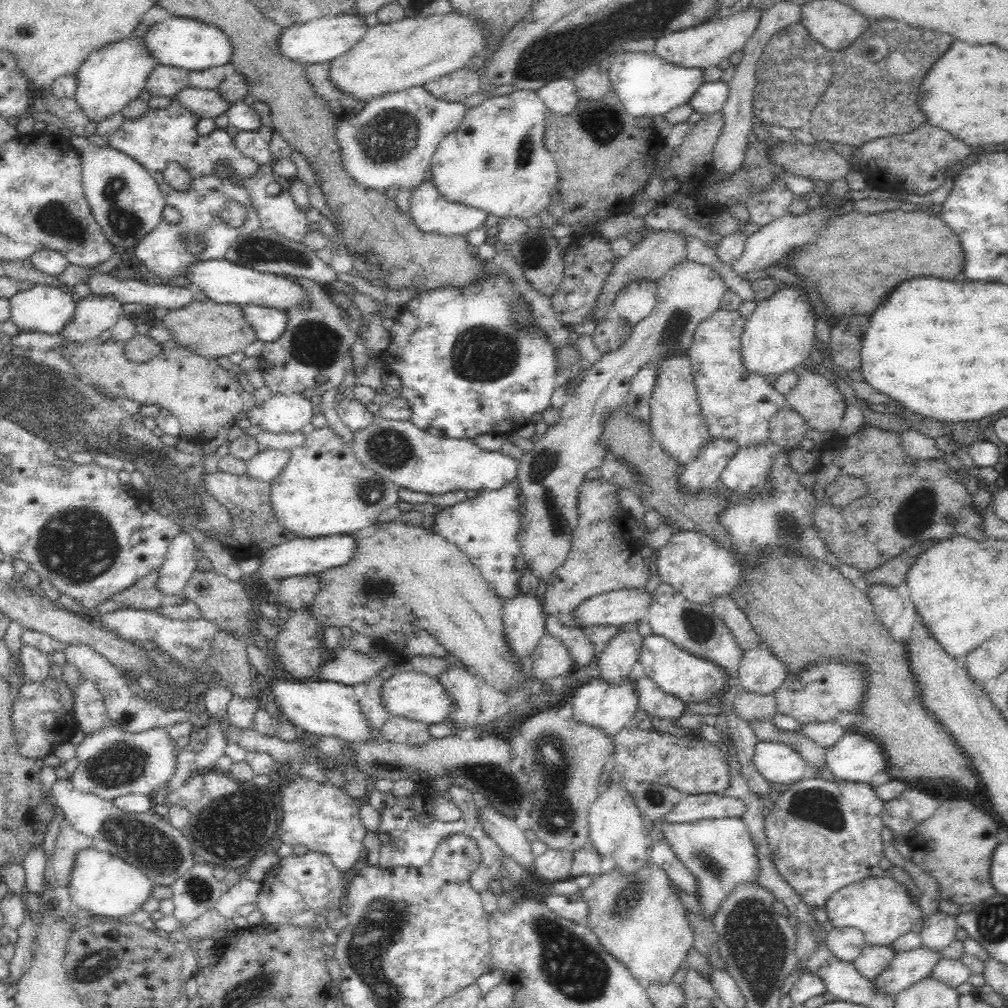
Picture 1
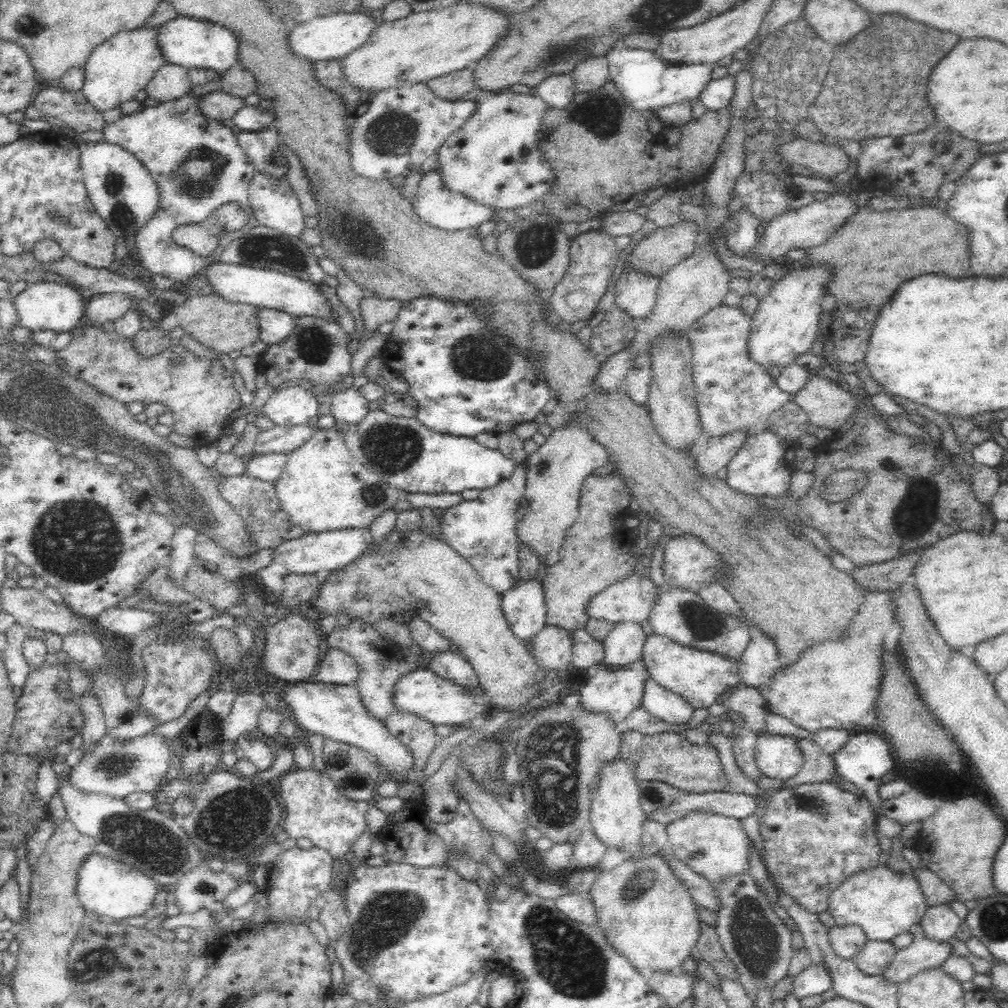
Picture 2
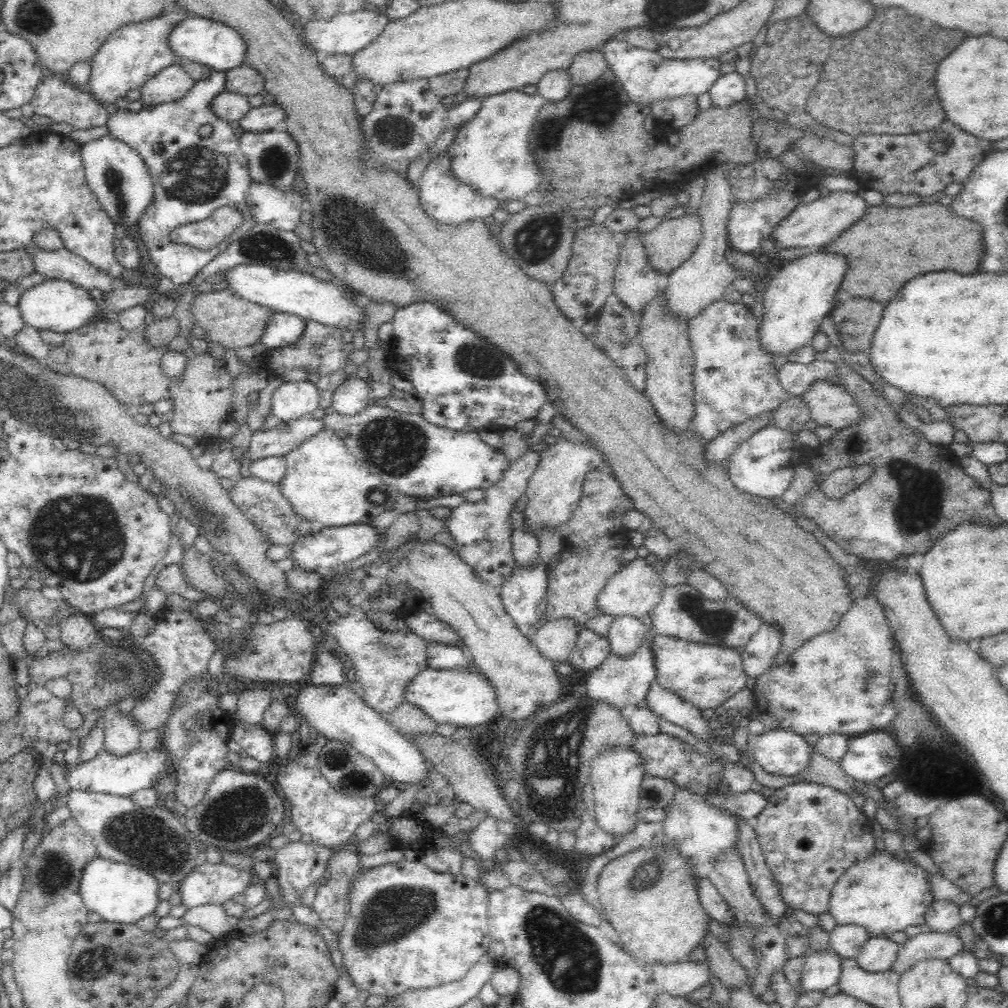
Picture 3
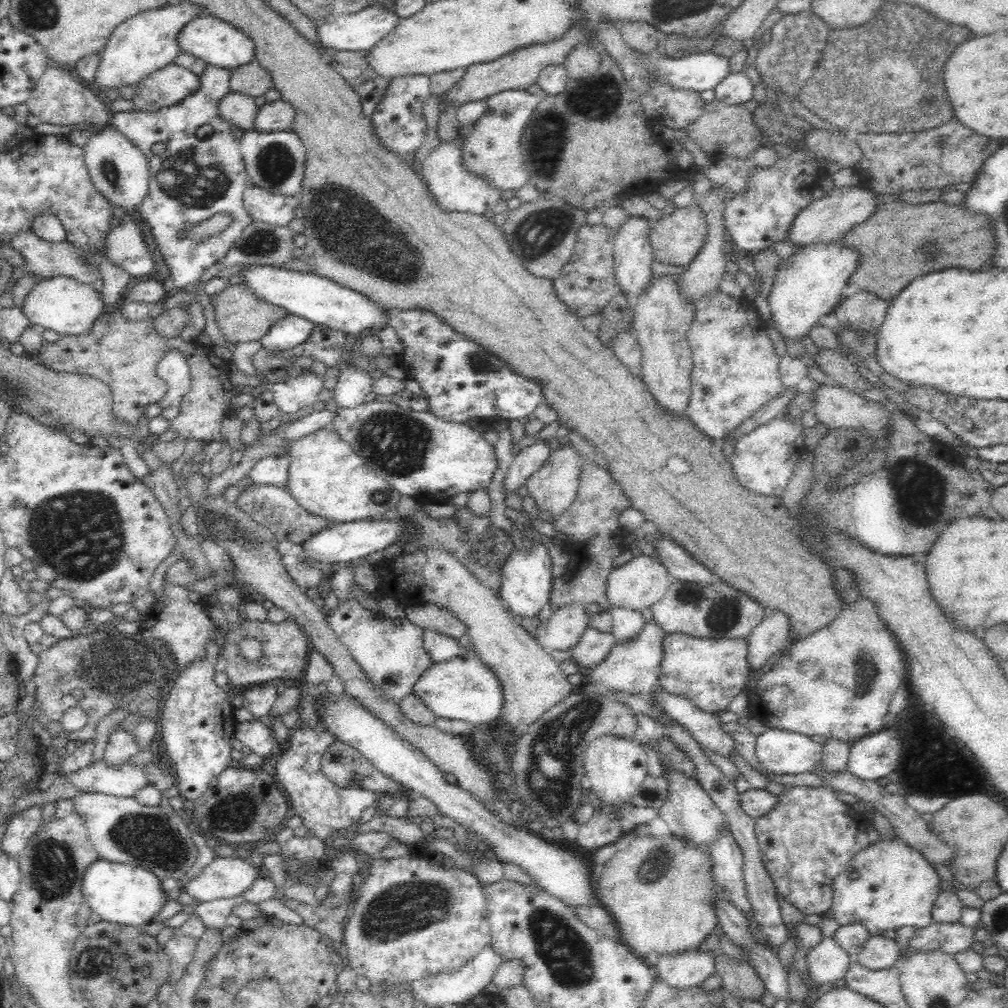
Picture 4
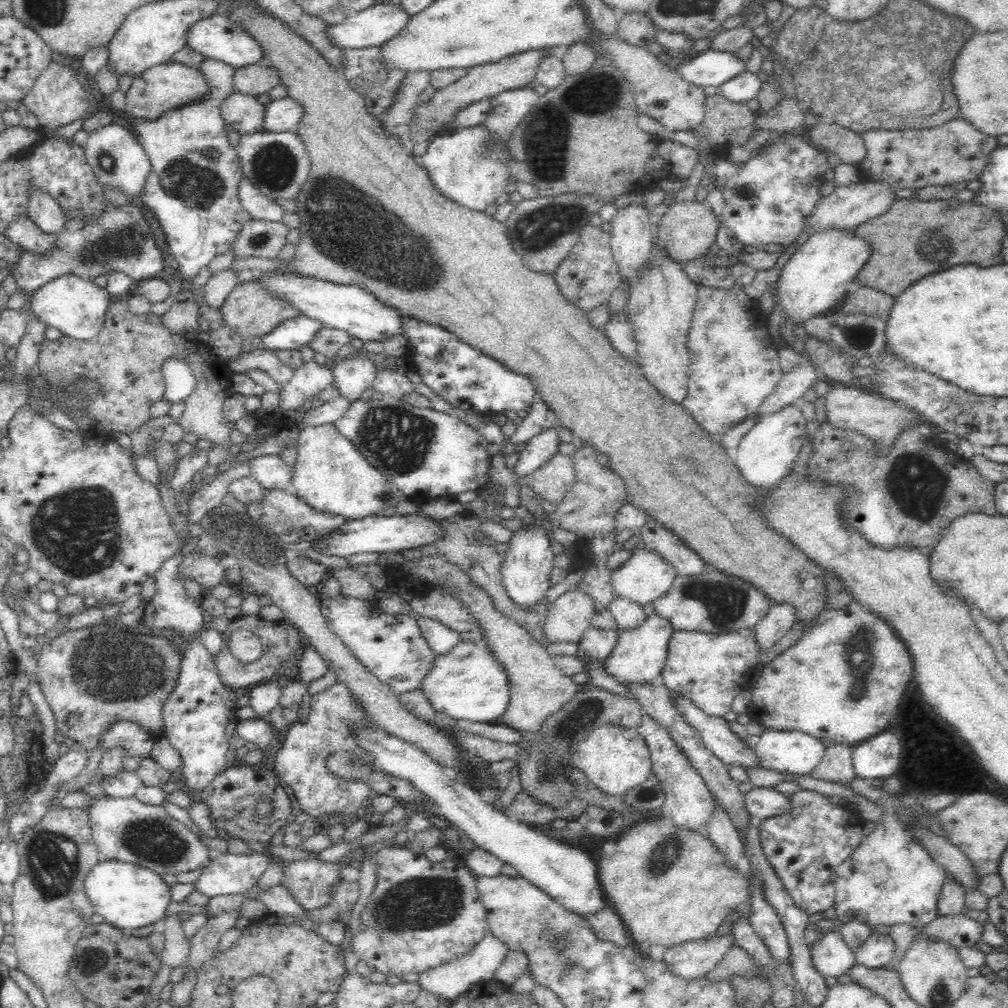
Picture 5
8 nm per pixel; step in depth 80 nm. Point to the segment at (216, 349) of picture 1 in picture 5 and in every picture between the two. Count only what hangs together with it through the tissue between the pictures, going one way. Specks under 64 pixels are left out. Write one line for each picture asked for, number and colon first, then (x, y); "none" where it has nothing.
2: (217, 324)
3: (227, 320)
4: (240, 317)
5: (249, 308)

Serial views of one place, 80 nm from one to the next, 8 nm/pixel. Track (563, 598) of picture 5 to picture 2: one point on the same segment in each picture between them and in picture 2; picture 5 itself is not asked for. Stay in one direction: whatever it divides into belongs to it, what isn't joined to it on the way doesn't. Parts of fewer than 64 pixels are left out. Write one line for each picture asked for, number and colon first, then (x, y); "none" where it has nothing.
2: (552, 647)
3: (556, 640)
4: (562, 630)

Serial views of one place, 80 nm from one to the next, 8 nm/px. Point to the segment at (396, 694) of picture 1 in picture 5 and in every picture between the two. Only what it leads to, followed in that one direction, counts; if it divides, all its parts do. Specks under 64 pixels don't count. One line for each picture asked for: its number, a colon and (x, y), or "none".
2: (422, 693)
3: (463, 699)
4: (463, 688)
5: (467, 683)

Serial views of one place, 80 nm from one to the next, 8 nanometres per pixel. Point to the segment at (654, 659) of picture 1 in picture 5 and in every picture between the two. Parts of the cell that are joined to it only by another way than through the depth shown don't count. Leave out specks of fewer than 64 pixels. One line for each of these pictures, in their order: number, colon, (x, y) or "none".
2: (699, 677)
3: (705, 675)
4: (709, 672)
5: (709, 669)

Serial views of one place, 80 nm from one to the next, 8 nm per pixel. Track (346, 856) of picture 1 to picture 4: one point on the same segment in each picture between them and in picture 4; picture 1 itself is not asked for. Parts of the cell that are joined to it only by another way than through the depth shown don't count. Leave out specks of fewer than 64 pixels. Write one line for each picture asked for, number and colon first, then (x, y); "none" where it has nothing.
2: (316, 809)
3: (330, 816)
4: (326, 810)

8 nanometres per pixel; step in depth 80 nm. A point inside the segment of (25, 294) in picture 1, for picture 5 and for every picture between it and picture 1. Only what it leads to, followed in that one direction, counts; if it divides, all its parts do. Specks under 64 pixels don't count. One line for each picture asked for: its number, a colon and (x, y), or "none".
2: (43, 305)
3: (58, 305)
4: (62, 304)
5: (76, 306)

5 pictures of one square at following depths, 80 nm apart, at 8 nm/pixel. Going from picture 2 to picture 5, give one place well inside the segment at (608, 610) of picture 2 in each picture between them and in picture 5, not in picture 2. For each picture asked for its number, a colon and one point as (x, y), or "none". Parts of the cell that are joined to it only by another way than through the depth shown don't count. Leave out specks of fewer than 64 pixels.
3: (634, 590)
4: (641, 582)
5: (642, 579)

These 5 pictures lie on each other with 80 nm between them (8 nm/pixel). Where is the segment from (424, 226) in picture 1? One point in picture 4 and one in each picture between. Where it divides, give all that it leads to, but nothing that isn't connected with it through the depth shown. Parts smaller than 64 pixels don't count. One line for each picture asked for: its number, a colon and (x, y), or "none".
2: (438, 207)
3: (444, 199)
4: (453, 189)

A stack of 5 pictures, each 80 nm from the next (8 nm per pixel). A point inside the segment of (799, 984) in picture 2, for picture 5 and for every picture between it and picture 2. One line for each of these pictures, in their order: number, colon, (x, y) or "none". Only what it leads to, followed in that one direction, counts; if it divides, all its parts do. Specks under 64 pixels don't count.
3: (821, 969)
4: (826, 963)
5: (831, 956)

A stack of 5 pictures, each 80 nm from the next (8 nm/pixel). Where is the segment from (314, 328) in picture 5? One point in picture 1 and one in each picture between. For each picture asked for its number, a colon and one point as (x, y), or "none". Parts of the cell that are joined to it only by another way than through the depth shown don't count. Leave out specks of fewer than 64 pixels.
1: (268, 323)
2: (275, 325)
3: (282, 328)
4: (289, 331)

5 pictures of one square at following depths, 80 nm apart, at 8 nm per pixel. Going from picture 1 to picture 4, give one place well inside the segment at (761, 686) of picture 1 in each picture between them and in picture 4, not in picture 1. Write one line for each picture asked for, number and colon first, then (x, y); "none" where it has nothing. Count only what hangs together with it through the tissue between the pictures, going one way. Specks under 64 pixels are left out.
2: (759, 662)
3: (758, 656)
4: (769, 636)

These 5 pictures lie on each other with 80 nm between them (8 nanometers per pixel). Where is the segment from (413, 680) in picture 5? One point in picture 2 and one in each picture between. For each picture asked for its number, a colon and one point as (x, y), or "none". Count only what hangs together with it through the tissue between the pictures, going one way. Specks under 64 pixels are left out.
2: (371, 651)
3: (384, 662)
4: (390, 652)

